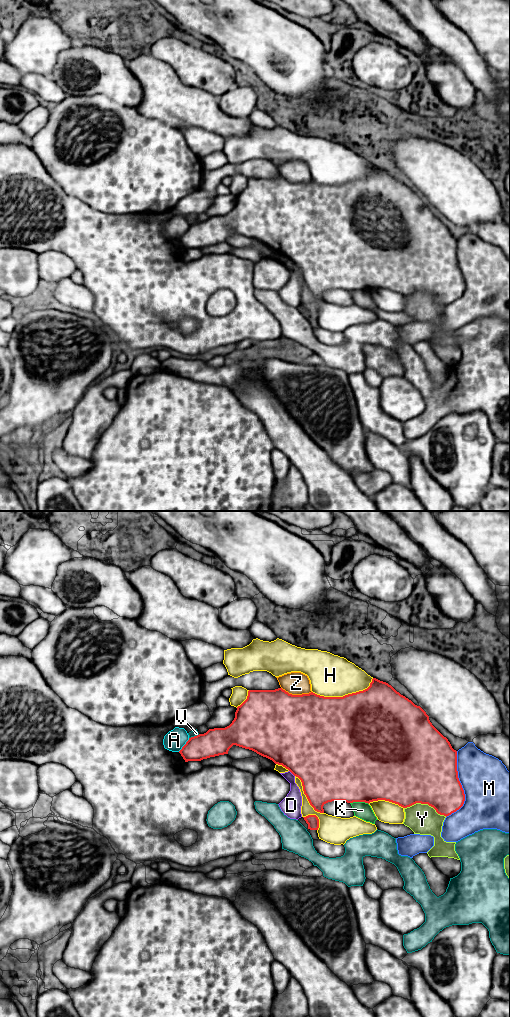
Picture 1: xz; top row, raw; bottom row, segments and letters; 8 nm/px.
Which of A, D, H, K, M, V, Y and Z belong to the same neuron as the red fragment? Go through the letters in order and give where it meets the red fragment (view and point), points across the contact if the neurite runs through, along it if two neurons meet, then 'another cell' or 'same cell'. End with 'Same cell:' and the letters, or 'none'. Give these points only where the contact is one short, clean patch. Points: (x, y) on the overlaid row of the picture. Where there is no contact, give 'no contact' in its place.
A: meets red in xz at (184, 745); border along xz (189, 738), (178, 751); another cell
D: meets red in xz at (291, 772); another cell
H: meets red in xz at (345, 695); another cell
K: meets red in xz at (359, 801); border along xz (350, 802), (366, 802), (368, 804); another cell
M: meets red in xz at (461, 786); another cell
V: meets red in xz at (194, 736); another cell
Y: meets red in xz at (425, 803); another cell
Z: meets red in xz at (296, 695); another cell
Same cell: none

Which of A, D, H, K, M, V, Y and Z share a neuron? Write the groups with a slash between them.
A / D / H / K / M / V / Y / Z

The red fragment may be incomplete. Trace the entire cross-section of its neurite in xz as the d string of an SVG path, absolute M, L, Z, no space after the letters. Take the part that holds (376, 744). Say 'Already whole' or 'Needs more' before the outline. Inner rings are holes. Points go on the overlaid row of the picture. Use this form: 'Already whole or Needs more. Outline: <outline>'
Already whole. Outline: M376 678L372 679L367 689L343 697L324 697L313 692L302 695L292 695L282 688L275 690L249 690L247 699L237 707L235 718L229 726L225 728L209 729L204 734L189 738L179 753L185 762L201 761L210 757L228 754L229 749L233 745L252 750L272 760L275 764L282 765L288 769L294 776L301 780L304 794L310 805L315 811L320 813L324 813L323 806L332 801L345 801L347 803L365 802L369 804L373 801L385 800L398 804L403 808L410 807L416 803L428 804L433 807L438 814L447 817L459 810L465 801L464 790L458 778L457 751L452 748L448 739L432 725L429 716L420 706L415 705L411 700L401 695L388 683Z

